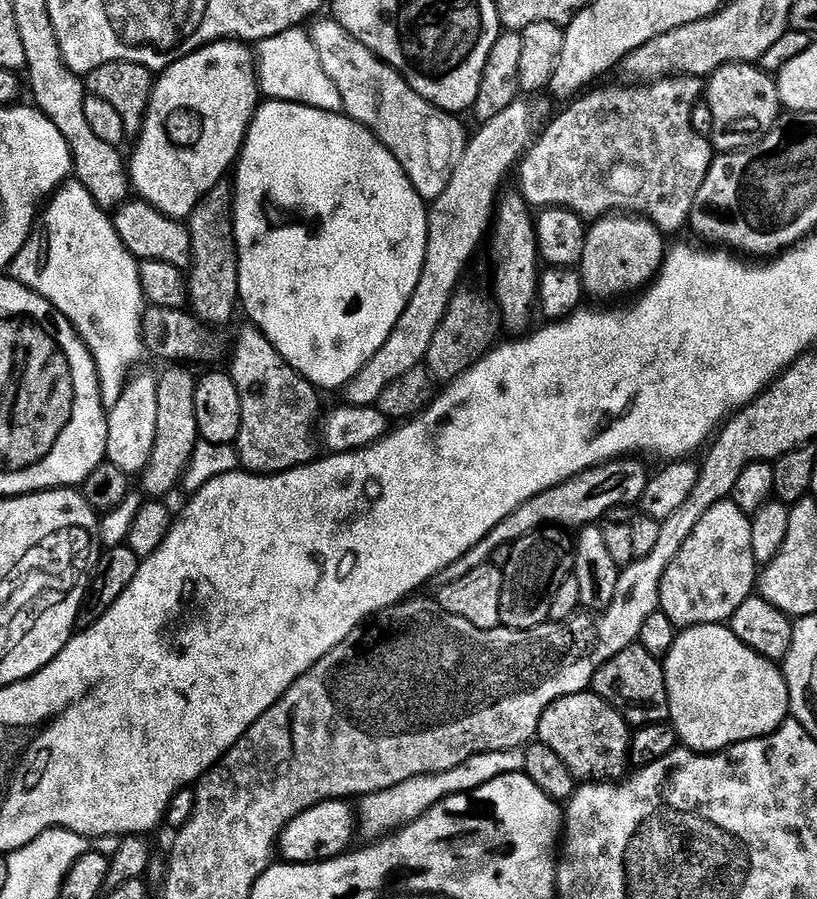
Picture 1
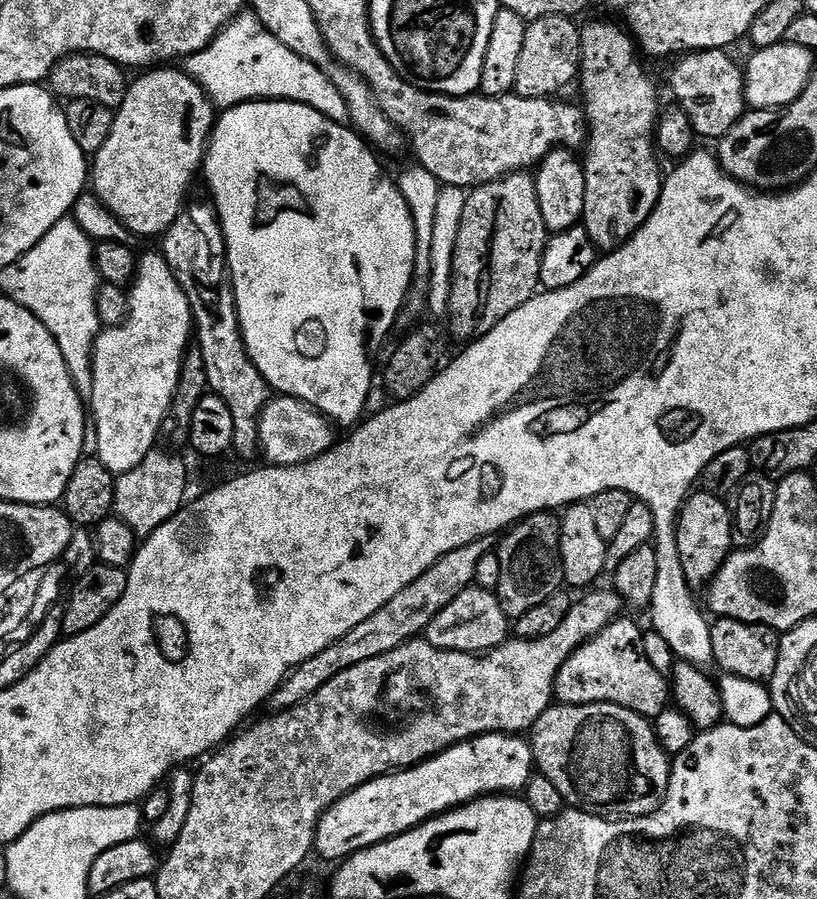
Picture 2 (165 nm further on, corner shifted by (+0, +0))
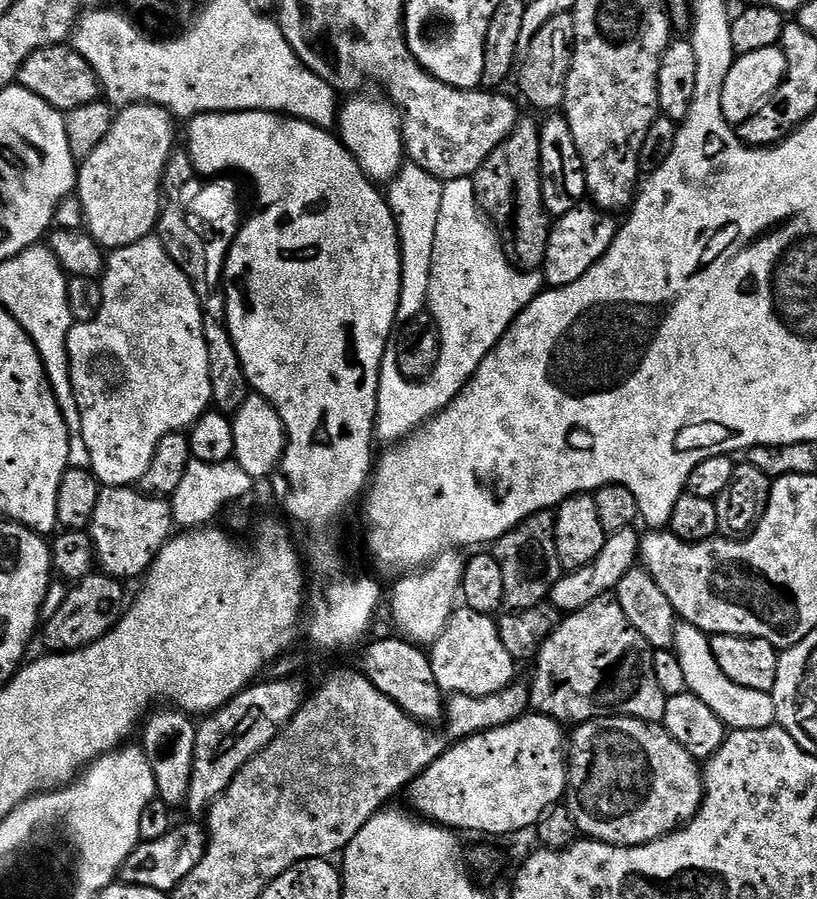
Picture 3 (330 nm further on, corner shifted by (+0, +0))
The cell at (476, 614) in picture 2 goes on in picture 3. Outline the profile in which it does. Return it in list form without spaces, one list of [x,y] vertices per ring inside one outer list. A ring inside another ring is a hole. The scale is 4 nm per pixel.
[[[460,606],[453,611],[448,625],[430,645],[434,678],[441,690],[462,696],[493,696],[517,679],[517,661],[502,646],[498,623],[492,616]]]

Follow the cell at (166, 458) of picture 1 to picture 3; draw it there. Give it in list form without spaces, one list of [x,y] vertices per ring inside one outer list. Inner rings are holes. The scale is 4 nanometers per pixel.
[[[129,486],[126,488],[101,487],[98,494],[97,506],[90,525],[92,545],[96,547],[96,558],[103,575],[113,576],[115,580],[129,582],[137,576],[143,577],[151,568],[157,552],[163,544],[168,543],[174,532],[174,521],[172,518],[172,505],[167,499],[158,496],[148,496],[141,492],[139,487]]]

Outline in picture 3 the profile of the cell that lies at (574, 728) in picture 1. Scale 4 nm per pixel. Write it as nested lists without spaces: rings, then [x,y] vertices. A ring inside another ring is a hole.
[[[601,714],[592,720],[585,720],[583,724],[577,724],[571,729],[570,739],[566,744],[566,755],[568,758],[568,790],[566,793],[566,807],[576,823],[577,833],[593,840],[600,840],[604,844],[618,844],[625,848],[633,848],[636,844],[648,844],[651,840],[659,840],[661,836],[676,831],[685,822],[692,819],[700,810],[700,804],[704,800],[704,777],[701,765],[689,752],[660,724],[648,724],[645,720],[635,720],[633,716],[623,714]]]

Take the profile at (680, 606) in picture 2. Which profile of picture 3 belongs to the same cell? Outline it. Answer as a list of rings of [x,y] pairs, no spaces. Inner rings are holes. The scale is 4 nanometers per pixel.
[[[685,622],[676,625],[676,642],[674,653],[681,663],[685,675],[687,691],[694,693],[729,729],[741,732],[742,730],[762,730],[776,724],[776,707],[771,695],[758,690],[746,690],[746,686],[738,686],[722,674],[722,666],[718,666],[718,658],[712,653],[712,641],[709,633],[698,630],[692,624]]]

